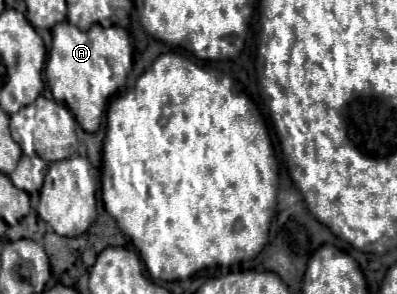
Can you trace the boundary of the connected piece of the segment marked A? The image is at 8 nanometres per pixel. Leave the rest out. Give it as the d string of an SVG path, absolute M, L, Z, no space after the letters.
M68 21L58 23L52 29L52 51L48 55L48 63L46 63L46 79L50 85L50 91L54 95L56 101L64 103L76 117L76 121L80 123L80 127L84 131L98 131L98 127L102 125L102 117L106 113L106 103L108 99L118 91L118 87L122 87L126 83L128 71L132 67L132 43L130 43L130 35L126 33L126 29L122 27L100 27L100 25L92 25L92 29L88 33L80 31L78 27L74 27Z

